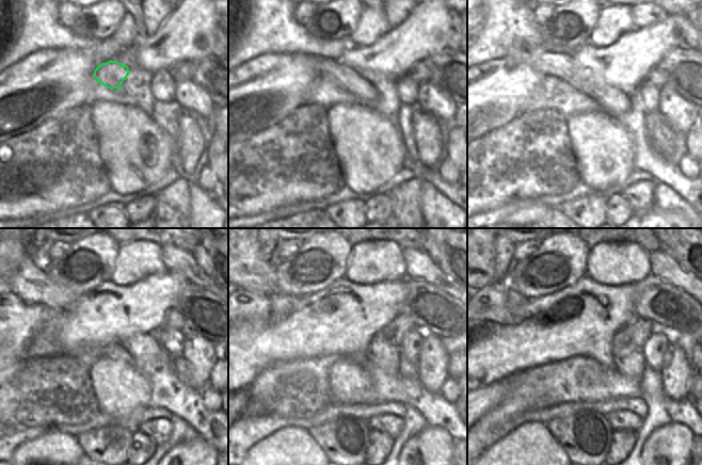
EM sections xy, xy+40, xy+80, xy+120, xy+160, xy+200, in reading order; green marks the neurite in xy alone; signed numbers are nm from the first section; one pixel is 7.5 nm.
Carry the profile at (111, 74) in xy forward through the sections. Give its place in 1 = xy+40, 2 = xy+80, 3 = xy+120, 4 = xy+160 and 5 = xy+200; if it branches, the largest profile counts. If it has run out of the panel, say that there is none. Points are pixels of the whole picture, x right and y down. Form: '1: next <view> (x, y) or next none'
1: next xy+40 (354, 82)
2: next xy+80 (613, 101)
3: next xy+120 (31, 285)
4: next xy+160 (250, 273)
5: next xy+200 (489, 275)

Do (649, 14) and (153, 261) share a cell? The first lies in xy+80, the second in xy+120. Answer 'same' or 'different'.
different

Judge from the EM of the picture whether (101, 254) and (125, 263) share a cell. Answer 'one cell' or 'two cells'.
two cells

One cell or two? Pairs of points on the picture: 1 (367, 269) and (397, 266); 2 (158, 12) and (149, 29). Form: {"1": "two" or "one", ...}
{"1": "one", "2": "one"}

